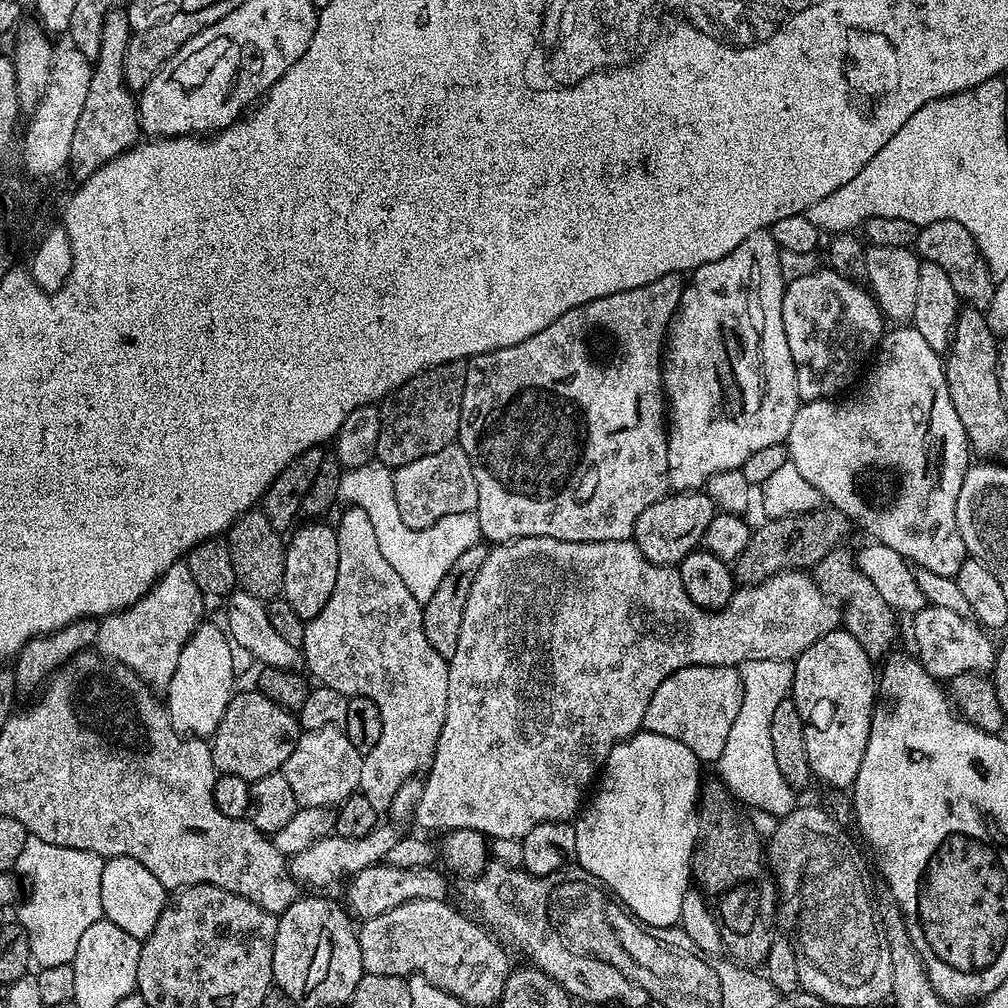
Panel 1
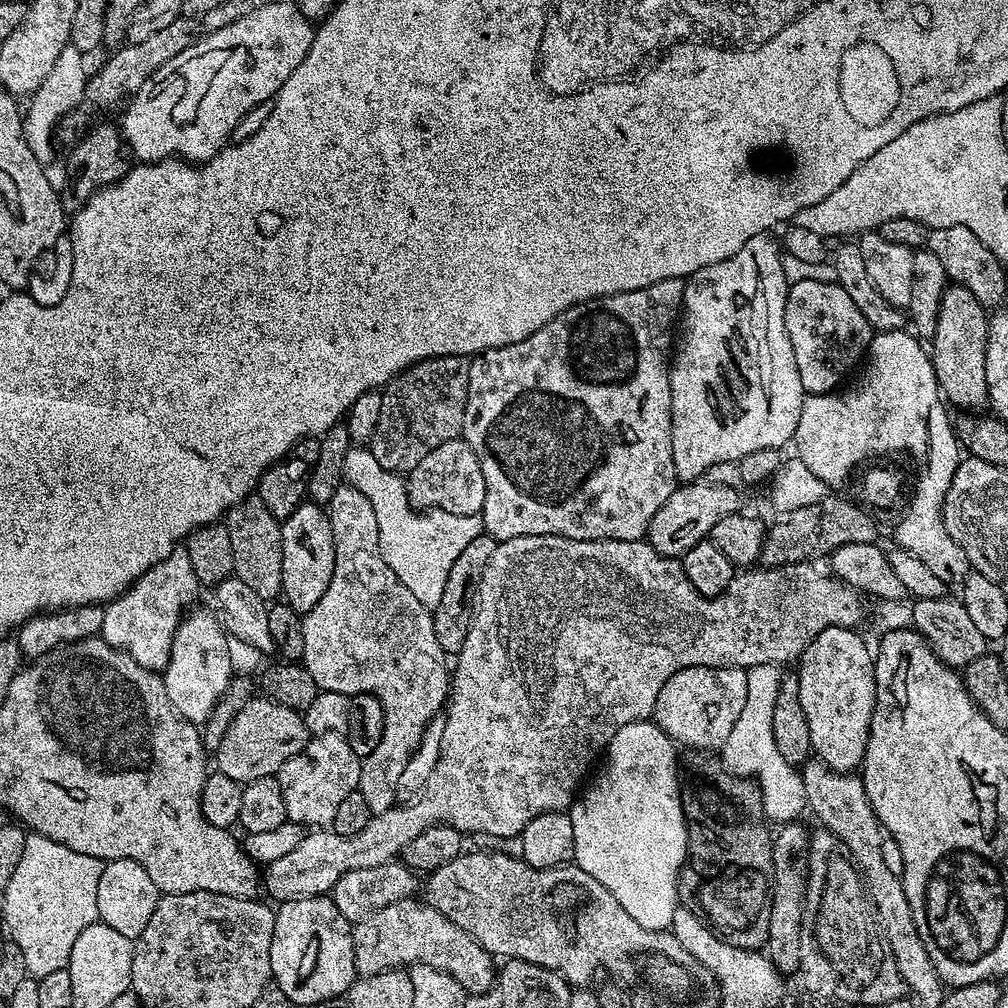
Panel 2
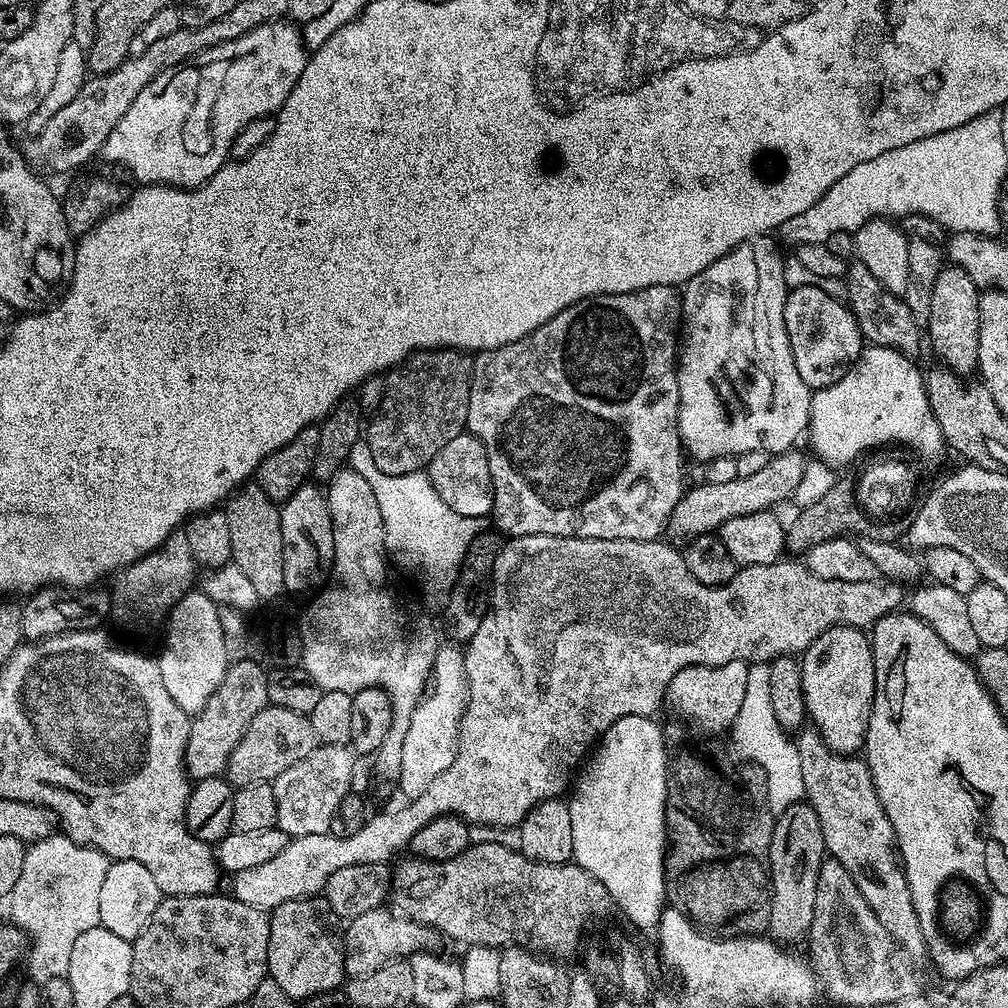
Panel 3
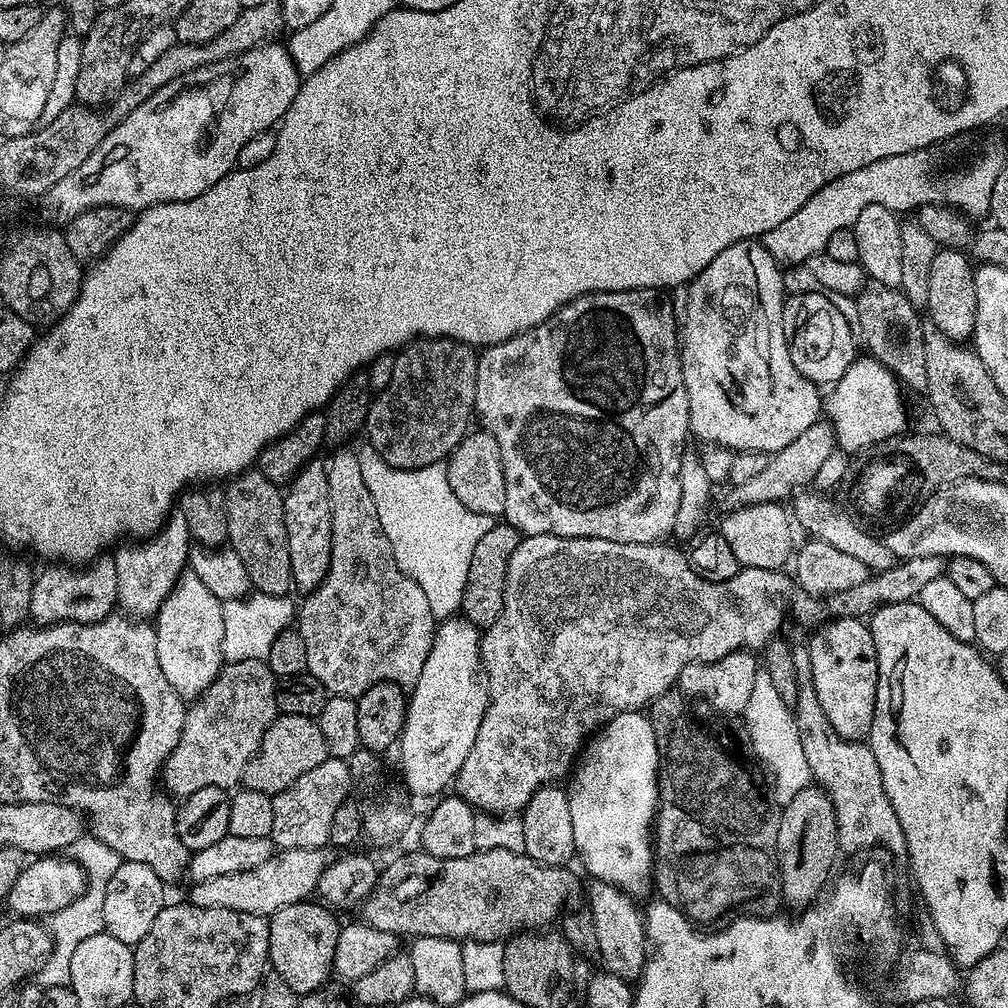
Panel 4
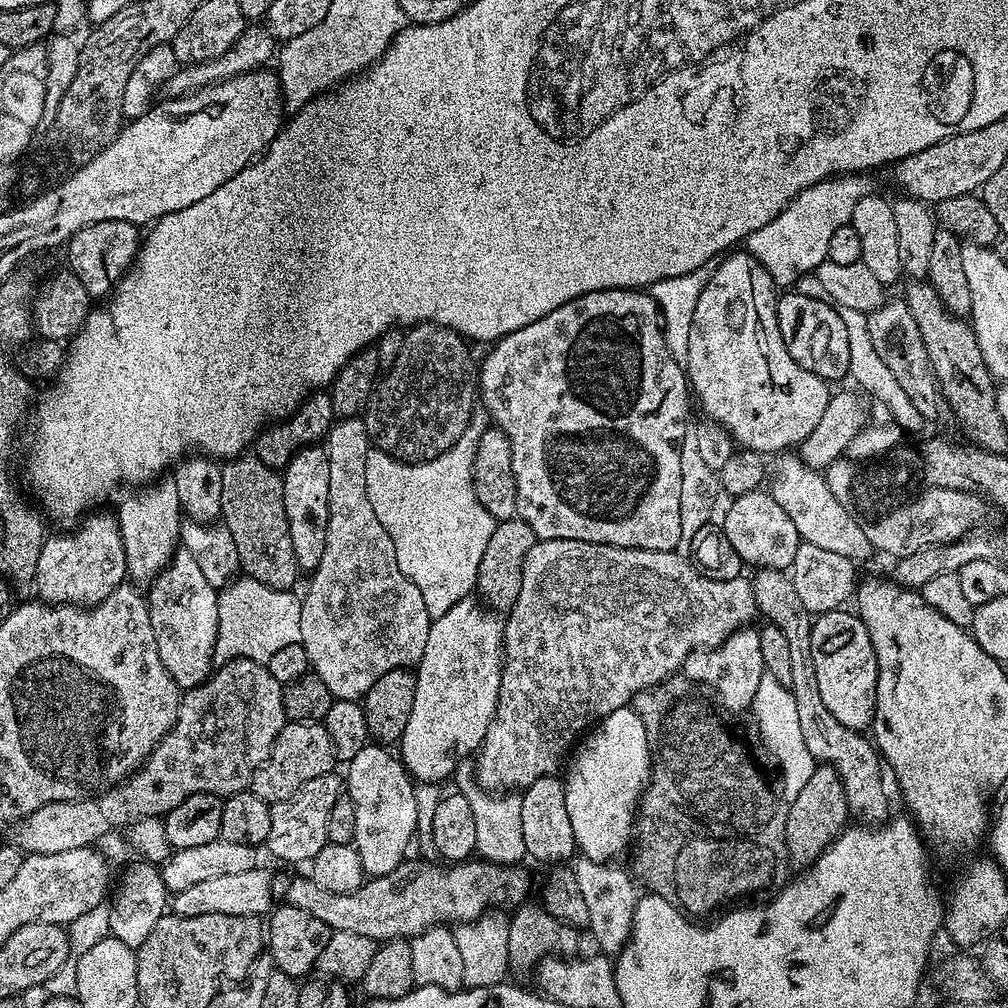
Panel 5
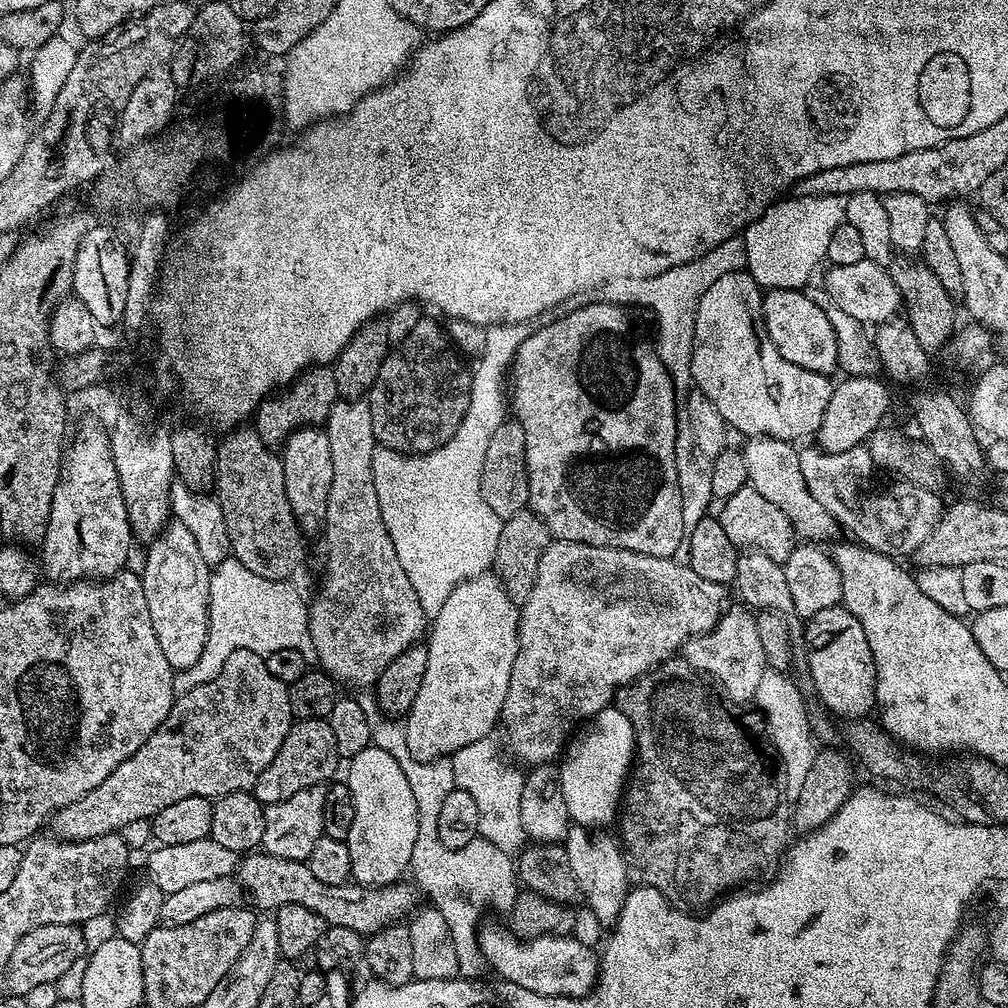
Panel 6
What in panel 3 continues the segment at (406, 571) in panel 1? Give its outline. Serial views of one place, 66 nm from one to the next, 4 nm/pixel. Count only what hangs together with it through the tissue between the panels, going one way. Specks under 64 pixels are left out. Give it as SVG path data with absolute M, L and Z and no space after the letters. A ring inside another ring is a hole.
M361 438L353 444L347 467L362 474L362 478L370 482L374 498L378 498L378 510L382 510L384 547L391 559L396 559L402 567L409 568L420 579L430 603L443 605L456 584L460 566L468 555L472 540L481 531L481 517L463 516L450 510L450 506L438 498L438 490L434 490L423 471L411 472L405 476L382 474L382 470L378 470L378 465L374 463L374 457L370 455L367 439Z

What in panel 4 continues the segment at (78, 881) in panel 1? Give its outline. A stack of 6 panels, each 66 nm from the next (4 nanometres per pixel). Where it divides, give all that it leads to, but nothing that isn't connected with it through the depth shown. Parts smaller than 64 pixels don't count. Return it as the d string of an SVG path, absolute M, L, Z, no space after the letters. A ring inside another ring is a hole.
M91 834L80 836L72 842L66 849L66 854L69 859L73 859L83 869L86 885L84 892L78 899L49 917L48 929L52 935L52 952L36 975L37 984L44 989L69 985L71 959L79 943L83 939L103 931L105 918L103 917L102 905L106 885L122 862L116 851Z

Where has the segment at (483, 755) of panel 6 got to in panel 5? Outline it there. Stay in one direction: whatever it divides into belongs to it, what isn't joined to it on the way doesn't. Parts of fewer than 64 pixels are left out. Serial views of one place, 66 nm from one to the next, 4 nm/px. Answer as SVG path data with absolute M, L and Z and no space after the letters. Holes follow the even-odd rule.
M461 761L452 775L457 793L464 796L473 811L477 827L476 847L479 855L502 866L512 866L527 857L522 833L521 795L514 792L495 792L481 787L475 778L475 765L471 761Z

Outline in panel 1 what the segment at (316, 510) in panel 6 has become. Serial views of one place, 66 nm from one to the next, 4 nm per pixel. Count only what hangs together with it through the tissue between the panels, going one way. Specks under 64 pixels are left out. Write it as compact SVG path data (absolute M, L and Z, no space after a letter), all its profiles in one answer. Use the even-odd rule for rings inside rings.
M304 522L291 533L284 550L284 591L282 598L290 602L298 618L313 620L330 602L334 582L338 582L338 538L335 527L328 522ZM301 527L301 528L300 528ZM300 528L300 529L299 529ZM297 531L297 532L296 532ZM296 532L296 533L295 533Z

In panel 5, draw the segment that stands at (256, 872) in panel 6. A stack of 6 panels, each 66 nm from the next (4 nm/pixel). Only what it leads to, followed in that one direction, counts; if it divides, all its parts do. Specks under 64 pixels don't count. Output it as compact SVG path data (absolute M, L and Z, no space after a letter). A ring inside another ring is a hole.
M469 858L463 862L452 862L444 866L448 868L435 868L424 860L412 859L405 859L403 864L390 870L390 874L365 879L363 886L350 894L334 894L330 890L322 890L322 886L318 886L318 882L314 882L307 875L296 876L288 884L287 903L298 906L298 910L306 910L314 914L314 918L326 922L326 926L333 932L349 931L383 942L411 938L420 932L425 932L428 928L437 926L456 926L463 921L476 920L493 906L504 906L504 903L519 906L529 899L528 891L532 888L532 880L523 872L523 867L487 864L479 859Z

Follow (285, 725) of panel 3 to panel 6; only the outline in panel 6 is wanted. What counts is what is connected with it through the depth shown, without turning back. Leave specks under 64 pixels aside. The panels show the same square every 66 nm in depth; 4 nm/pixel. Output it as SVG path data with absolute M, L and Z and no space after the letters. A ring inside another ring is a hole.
M327 720L293 723L290 734L286 734L286 742L282 742L278 754L274 754L274 762L270 762L270 766L258 774L254 795L265 806L286 802L286 798L294 798L298 790L331 781L331 776L336 772L336 763L341 763L341 760L334 742L334 730L330 730Z

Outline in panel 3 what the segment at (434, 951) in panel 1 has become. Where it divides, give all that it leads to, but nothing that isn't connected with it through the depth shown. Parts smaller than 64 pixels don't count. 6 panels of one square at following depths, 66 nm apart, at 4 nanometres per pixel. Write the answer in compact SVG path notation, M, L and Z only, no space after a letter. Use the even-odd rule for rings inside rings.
M375 908L358 915L347 923L347 930L343 931L344 941L344 970L349 977L361 977L372 974L390 961L411 957L416 952L433 949L440 938L436 930L428 928L407 916Z

